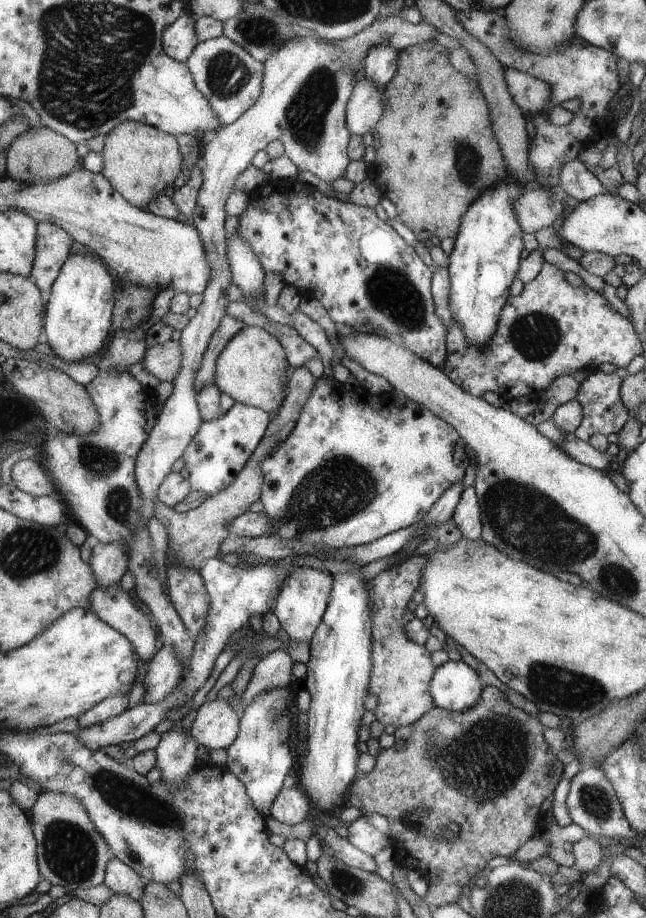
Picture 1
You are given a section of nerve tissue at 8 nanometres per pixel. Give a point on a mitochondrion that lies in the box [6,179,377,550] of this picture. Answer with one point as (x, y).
(98, 463)

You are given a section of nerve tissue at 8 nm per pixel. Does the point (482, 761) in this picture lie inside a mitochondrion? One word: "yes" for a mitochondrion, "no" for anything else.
yes

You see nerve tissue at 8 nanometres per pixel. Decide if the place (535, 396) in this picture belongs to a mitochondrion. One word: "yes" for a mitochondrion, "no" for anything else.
no

